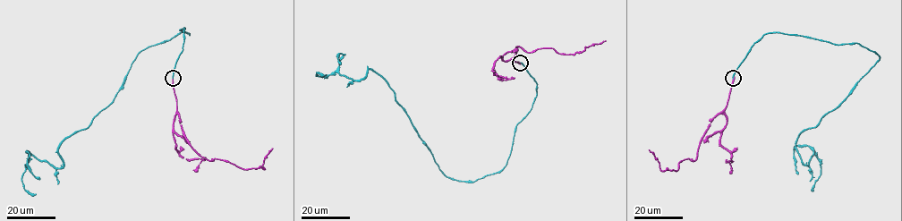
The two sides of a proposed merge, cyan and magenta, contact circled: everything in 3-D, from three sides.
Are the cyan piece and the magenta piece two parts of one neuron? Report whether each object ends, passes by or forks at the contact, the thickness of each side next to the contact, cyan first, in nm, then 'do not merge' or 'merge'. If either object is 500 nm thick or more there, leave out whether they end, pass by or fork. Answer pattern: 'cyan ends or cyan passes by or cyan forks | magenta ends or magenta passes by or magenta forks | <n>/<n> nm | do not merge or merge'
cyan ends | magenta ends | 260/300 nm | do not merge

